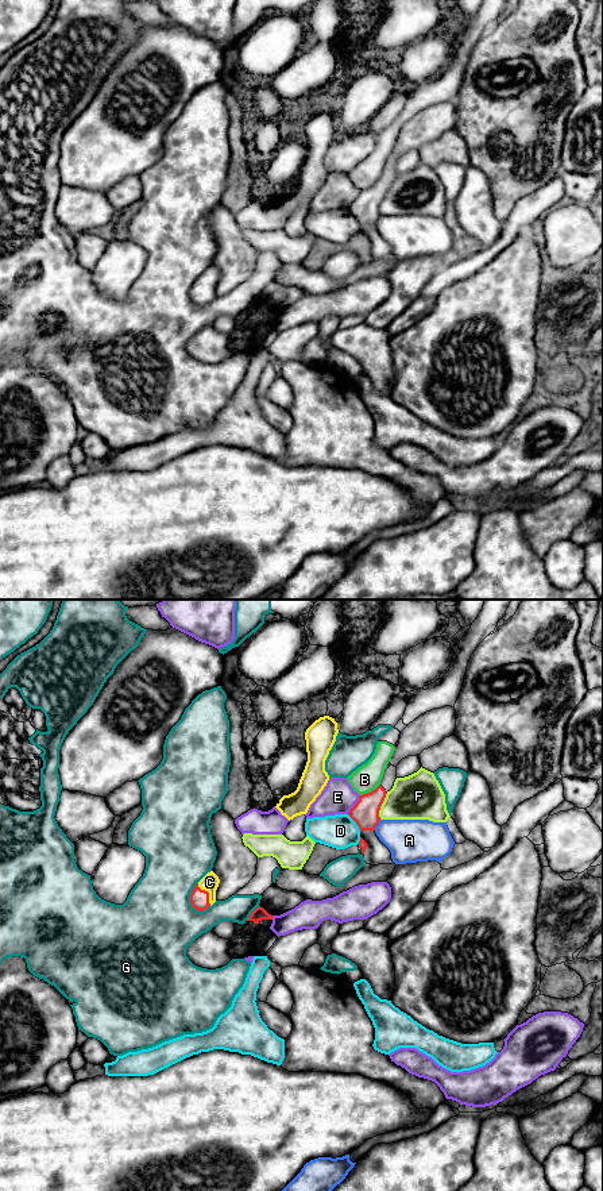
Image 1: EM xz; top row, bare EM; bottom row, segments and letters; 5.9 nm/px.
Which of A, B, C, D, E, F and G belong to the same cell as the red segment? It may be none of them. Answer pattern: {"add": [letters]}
{"add": ["C"]}

